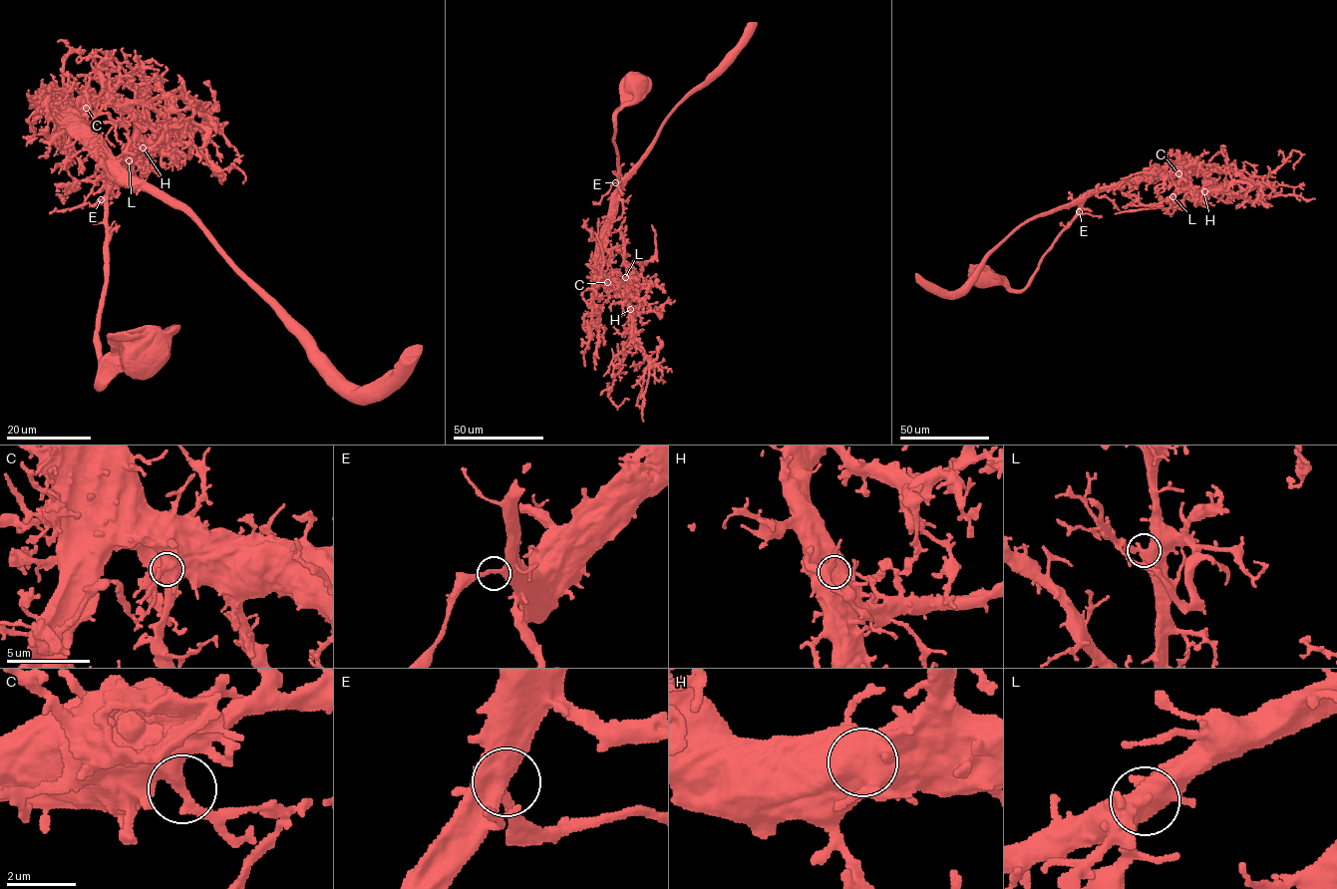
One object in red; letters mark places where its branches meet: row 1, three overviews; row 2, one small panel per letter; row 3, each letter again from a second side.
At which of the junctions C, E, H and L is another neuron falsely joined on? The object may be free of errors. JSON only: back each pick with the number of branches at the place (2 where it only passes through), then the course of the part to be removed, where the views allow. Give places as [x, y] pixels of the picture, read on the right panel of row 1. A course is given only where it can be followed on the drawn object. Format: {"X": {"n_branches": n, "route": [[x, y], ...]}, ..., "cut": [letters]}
{"cut": []}

